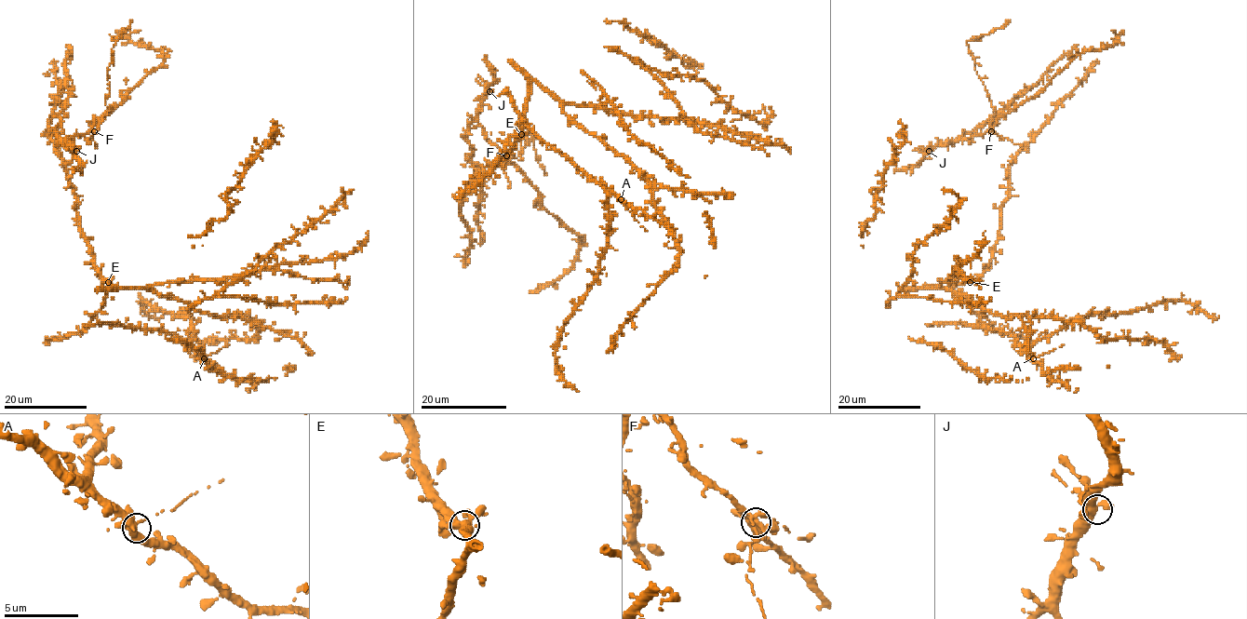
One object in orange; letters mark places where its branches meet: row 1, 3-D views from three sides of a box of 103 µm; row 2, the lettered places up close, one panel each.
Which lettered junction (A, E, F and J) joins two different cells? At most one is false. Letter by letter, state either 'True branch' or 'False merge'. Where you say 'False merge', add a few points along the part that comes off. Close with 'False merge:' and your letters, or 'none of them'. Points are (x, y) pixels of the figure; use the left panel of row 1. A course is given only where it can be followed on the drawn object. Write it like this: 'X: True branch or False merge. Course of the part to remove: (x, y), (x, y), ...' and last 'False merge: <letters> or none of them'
A: True branch
E: True branch
F: False merge. Course of the part to remove: (93, 131), (101, 123), (108, 108), (107, 71), (113, 58), (112, 49), (131, 20)
J: True branch
False merge: F

